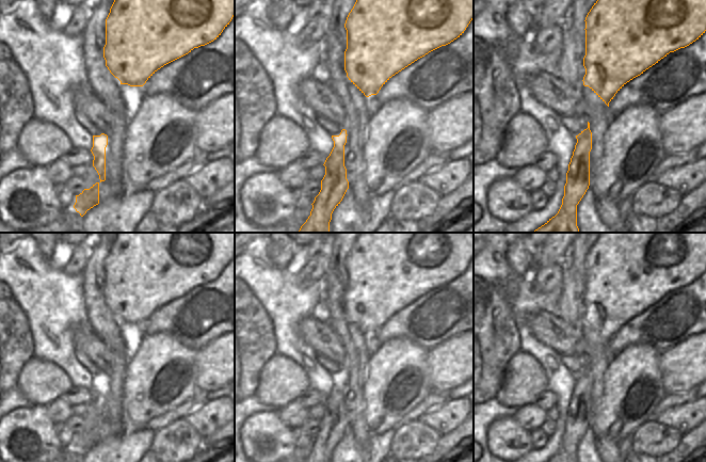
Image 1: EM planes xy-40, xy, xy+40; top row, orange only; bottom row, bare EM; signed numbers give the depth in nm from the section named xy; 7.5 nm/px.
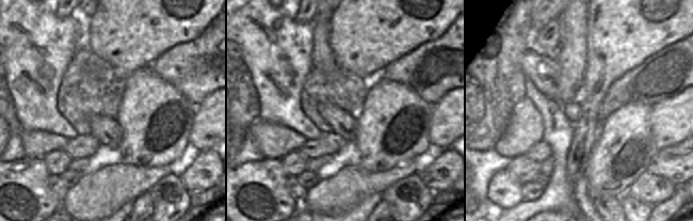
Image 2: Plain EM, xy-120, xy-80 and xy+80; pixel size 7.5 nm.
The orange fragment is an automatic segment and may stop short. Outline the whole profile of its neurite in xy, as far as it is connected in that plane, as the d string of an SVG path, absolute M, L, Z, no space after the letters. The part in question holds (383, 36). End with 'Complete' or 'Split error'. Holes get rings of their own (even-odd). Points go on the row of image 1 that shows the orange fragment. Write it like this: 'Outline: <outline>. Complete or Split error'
Outline: M356 0L349 13L344 70L366 96L376 95L396 74L460 37L474 19L474 0Z. Complete

